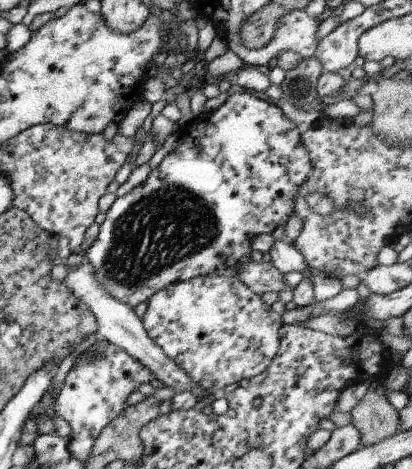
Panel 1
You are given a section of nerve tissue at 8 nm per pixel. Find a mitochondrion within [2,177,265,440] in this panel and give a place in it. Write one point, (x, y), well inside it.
(172, 222)

